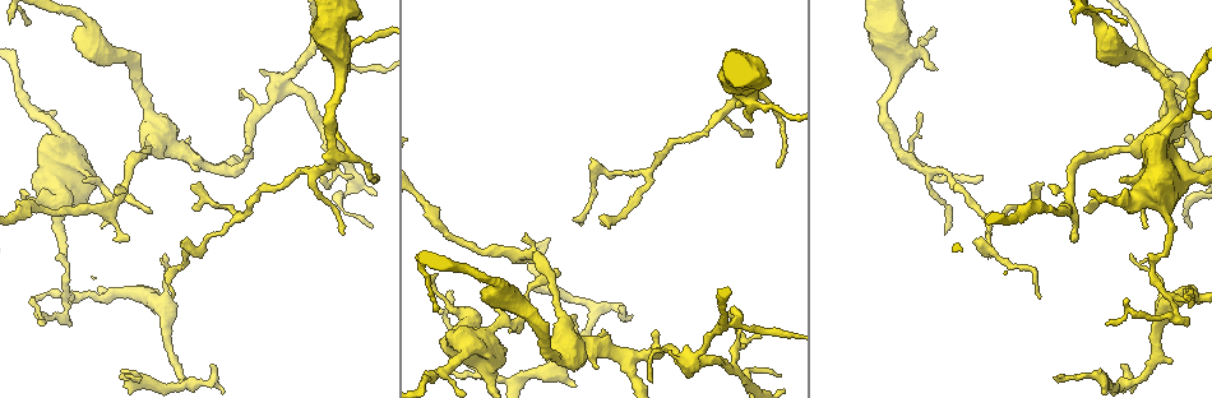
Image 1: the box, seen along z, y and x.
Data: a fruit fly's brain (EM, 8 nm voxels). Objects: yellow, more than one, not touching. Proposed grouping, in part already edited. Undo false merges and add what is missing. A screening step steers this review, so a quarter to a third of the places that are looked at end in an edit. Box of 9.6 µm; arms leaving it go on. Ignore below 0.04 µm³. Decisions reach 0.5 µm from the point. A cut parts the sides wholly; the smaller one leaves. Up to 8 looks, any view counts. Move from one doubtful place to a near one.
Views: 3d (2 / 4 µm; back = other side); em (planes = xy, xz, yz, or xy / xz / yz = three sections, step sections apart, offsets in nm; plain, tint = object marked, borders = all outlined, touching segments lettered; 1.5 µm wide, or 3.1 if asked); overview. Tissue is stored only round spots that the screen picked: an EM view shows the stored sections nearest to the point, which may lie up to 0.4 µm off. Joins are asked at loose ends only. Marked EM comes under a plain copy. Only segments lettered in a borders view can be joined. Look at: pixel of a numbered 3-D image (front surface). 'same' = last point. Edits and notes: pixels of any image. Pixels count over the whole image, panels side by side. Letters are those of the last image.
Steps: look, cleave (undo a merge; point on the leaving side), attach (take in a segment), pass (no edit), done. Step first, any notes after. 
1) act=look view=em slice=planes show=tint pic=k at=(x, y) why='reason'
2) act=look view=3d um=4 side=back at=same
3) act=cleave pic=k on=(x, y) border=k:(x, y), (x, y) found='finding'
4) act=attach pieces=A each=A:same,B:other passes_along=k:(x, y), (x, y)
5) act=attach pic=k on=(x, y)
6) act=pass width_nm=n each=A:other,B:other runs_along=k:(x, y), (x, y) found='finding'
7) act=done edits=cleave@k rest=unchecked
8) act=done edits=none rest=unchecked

act=look view=3d um=2 pic=1 at=(62, 289) why='branch point'

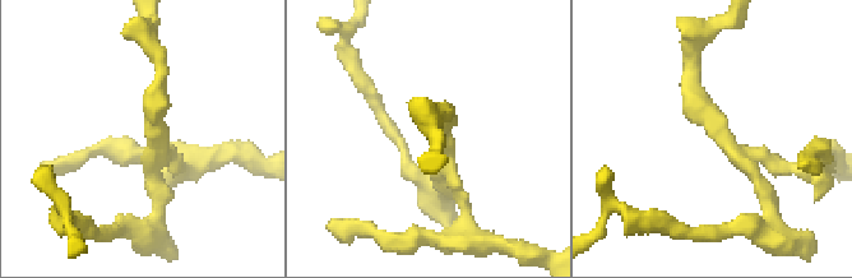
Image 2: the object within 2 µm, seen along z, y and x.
act=look view=em slice=planes show=borders pic=2 at=(725, 138)

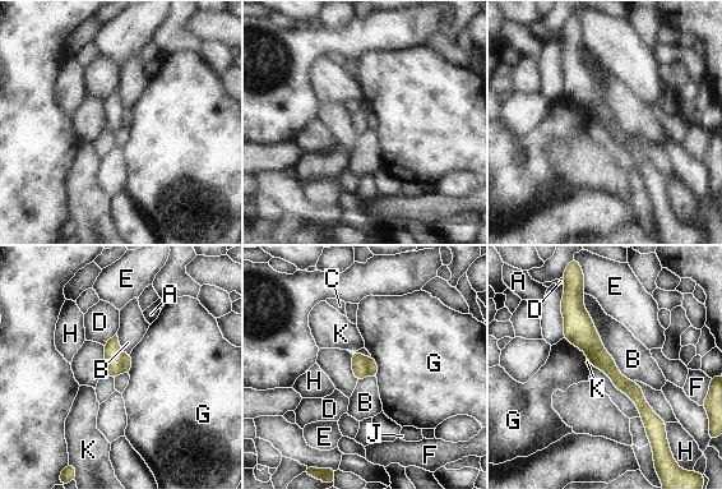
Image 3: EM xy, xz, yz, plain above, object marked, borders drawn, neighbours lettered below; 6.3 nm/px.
act=cleave pic=3 on=(126, 361) each=A:other,B:other,C:other,D:other,E:other,F:other,G:other,H:other,J:other,K:other border=3:(123, 354), (121, 372) found='a second cell is stuck on'

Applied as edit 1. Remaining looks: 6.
act=look view=3d um=2 pic=1 at=(655, 331)

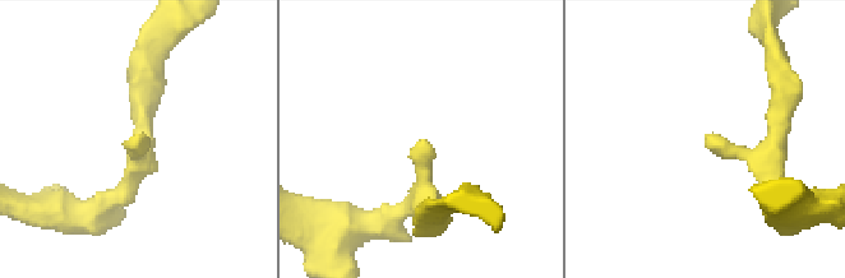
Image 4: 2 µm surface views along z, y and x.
act=look view=em slice=planes show=borders pic=4 at=(133, 137) arm_widths_nm=180,200 why='now the EM'

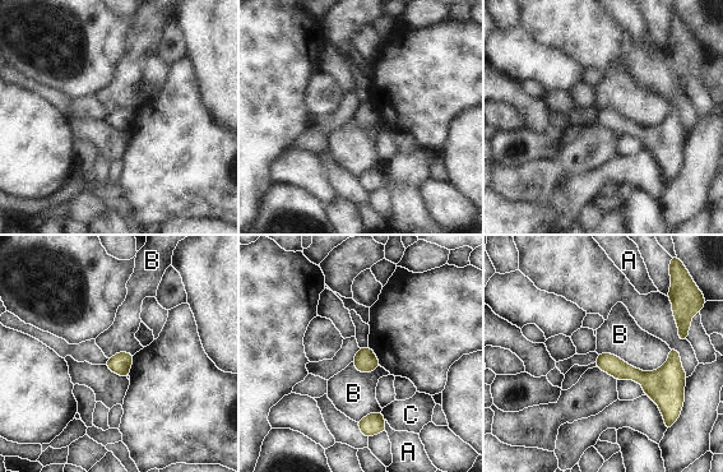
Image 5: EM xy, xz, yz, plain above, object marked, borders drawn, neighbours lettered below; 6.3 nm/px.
act=pass width_nm=120 longest_contact=B:460nm each=A:other,B:other,C:other found='no lettered segment goes on from it'

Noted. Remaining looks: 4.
act=look view=em slice=planes show=borders pic=1 at=(937, 69) why='an open end'

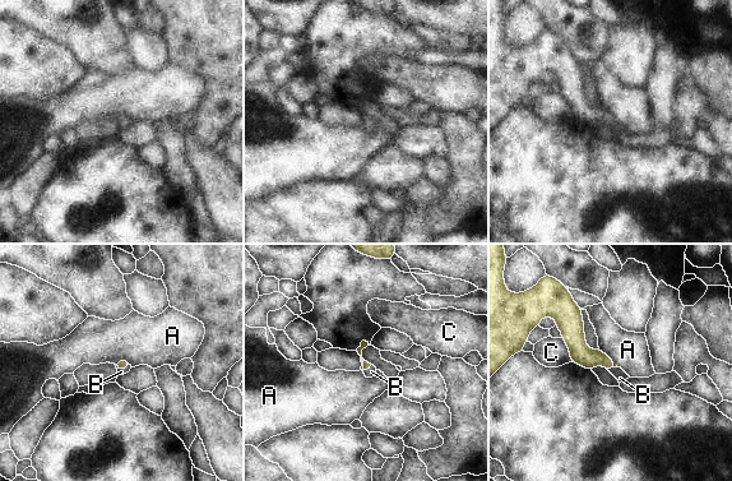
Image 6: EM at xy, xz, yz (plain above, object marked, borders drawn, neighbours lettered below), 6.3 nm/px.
act=attach pieces=B each=A:other,B:same,C:other found='the cell continues'

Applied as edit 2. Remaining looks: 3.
act=done edits=cleave@3,attach@6 rest=unchecked

